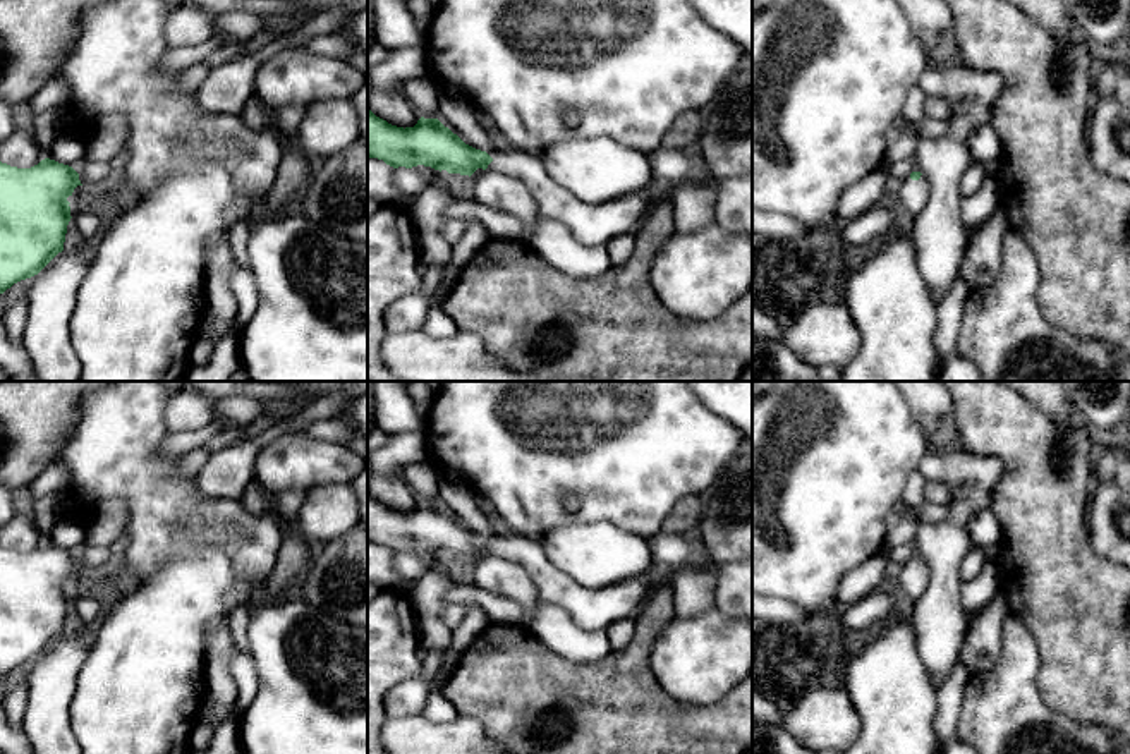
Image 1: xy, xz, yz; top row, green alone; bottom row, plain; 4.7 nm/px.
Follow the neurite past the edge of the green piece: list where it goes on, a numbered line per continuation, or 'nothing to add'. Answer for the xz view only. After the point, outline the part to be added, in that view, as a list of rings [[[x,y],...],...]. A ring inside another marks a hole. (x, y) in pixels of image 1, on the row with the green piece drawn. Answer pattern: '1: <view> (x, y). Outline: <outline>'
1: xz (598, 225). Outline: [[[519,149],[505,151],[503,156],[488,155],[493,158],[488,168],[520,180],[531,191],[541,218],[563,223],[586,246],[606,247],[617,237],[634,234],[659,191],[653,184],[617,201],[586,204],[548,175],[539,156]]]

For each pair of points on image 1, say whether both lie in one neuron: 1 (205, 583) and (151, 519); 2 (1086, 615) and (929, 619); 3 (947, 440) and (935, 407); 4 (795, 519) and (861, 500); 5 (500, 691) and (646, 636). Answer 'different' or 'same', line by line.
1: different
2: different
3: same
4: same
5: same

